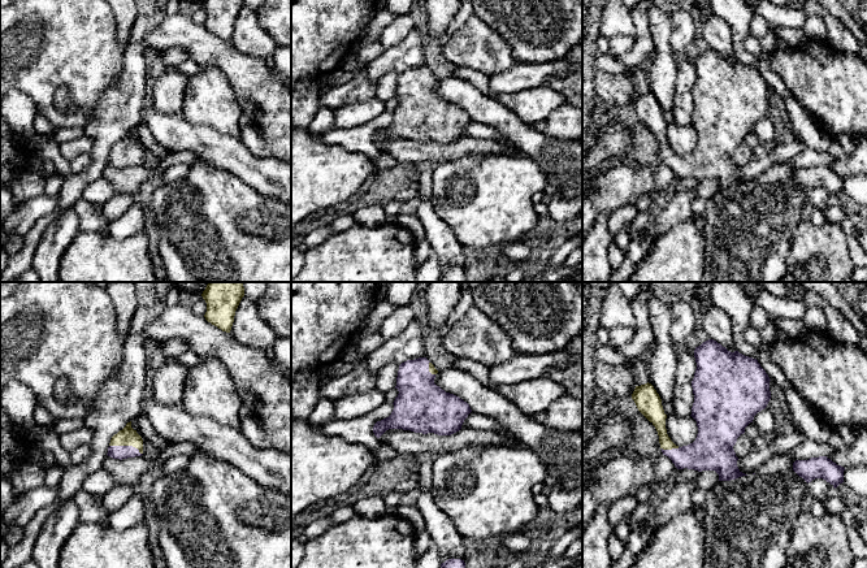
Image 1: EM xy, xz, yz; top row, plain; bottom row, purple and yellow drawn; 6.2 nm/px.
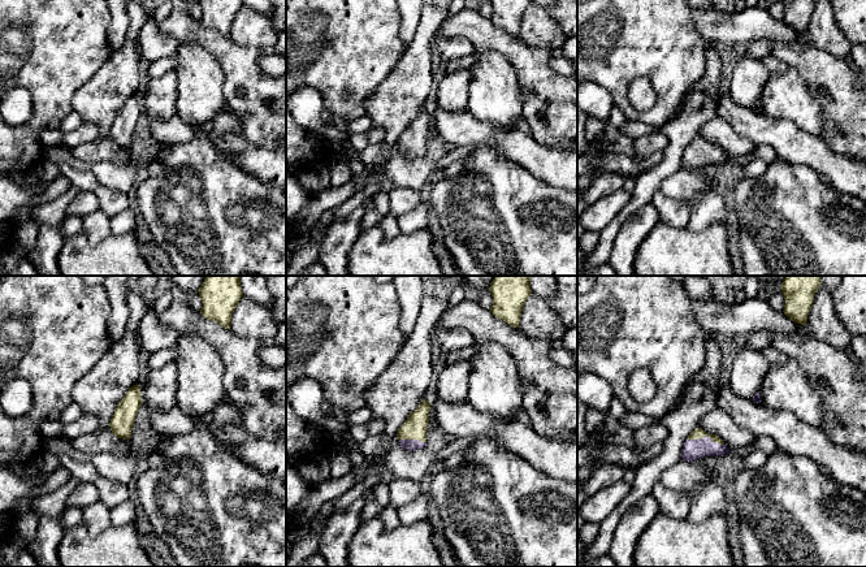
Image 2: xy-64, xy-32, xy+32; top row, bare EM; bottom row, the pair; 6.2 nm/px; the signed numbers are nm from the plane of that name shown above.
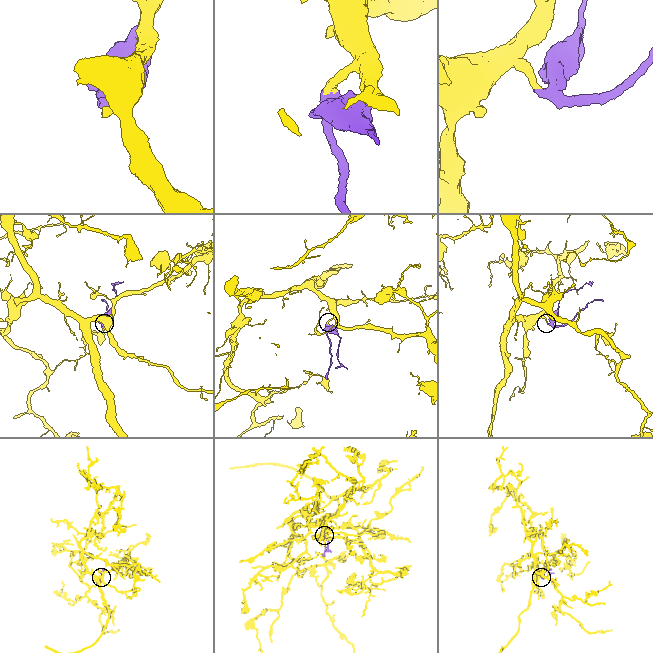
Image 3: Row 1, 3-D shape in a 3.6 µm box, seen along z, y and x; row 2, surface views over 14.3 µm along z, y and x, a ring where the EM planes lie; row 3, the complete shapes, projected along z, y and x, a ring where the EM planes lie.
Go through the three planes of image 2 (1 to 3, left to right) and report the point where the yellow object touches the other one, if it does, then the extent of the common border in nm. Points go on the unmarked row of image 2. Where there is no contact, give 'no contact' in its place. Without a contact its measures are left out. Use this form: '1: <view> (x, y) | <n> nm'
1: no contact
2: xy-32 (412, 148) | 160 nm
3: xy+32 (705, 146) | 240 nm

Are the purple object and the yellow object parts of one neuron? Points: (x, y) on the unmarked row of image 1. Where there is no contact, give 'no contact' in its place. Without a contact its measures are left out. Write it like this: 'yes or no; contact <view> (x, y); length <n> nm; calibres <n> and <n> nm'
yes; contact xy (126, 155); length 220 nm; calibres 80 and 110 nm

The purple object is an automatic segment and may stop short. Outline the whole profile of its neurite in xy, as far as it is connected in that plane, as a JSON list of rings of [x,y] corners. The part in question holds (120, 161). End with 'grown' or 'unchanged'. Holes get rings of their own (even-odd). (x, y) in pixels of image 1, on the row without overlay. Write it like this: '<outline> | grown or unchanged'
[[[131,130],[112,146],[107,164],[120,169],[143,164],[143,148],[131,136]]] | grown

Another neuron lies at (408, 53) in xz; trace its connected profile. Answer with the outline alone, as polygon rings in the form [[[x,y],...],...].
[[[413,29],[398,45],[386,48],[380,57],[370,61],[367,74],[372,82],[377,82],[386,73],[400,74],[419,66],[425,66],[424,38],[419,30]]]

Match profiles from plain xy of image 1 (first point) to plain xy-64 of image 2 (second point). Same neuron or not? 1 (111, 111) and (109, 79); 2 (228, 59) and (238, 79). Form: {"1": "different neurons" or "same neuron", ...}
{"1": "same neuron", "2": "same neuron"}

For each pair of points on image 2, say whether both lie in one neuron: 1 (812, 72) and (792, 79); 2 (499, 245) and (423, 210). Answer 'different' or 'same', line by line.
1: different
2: different

